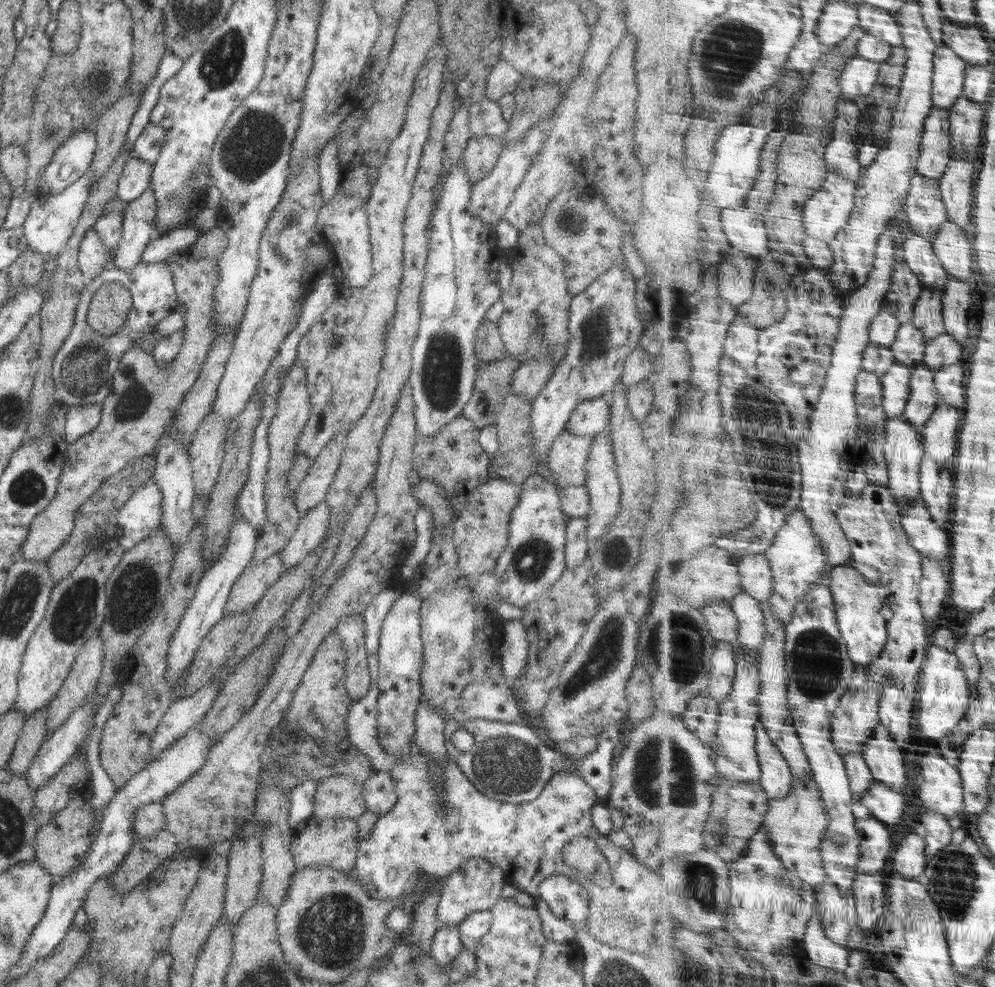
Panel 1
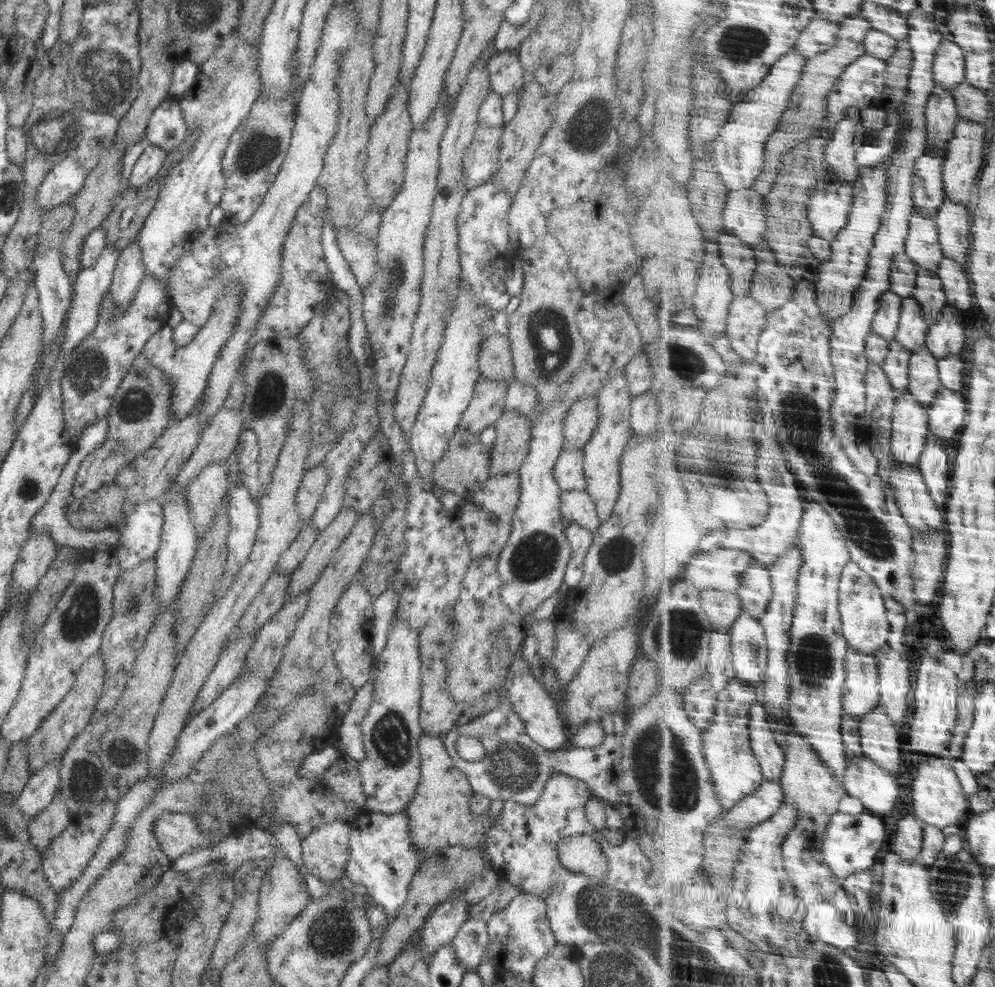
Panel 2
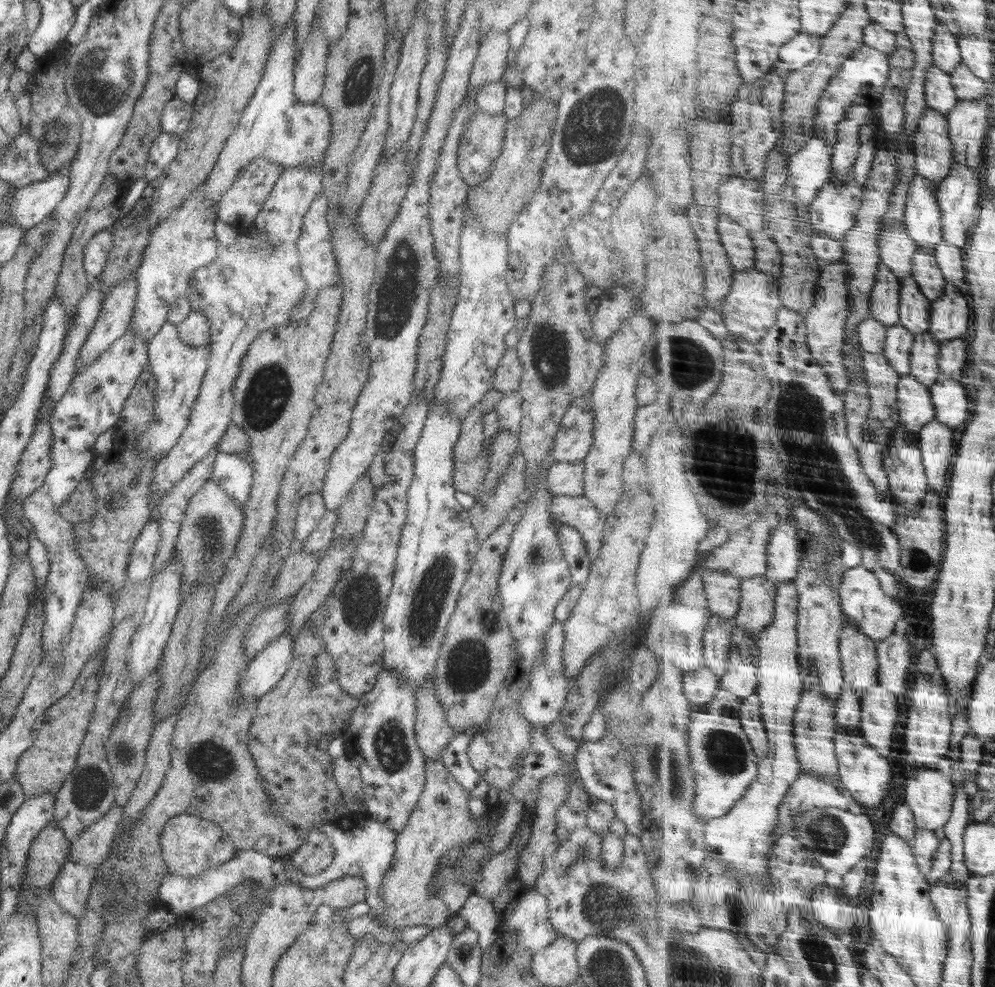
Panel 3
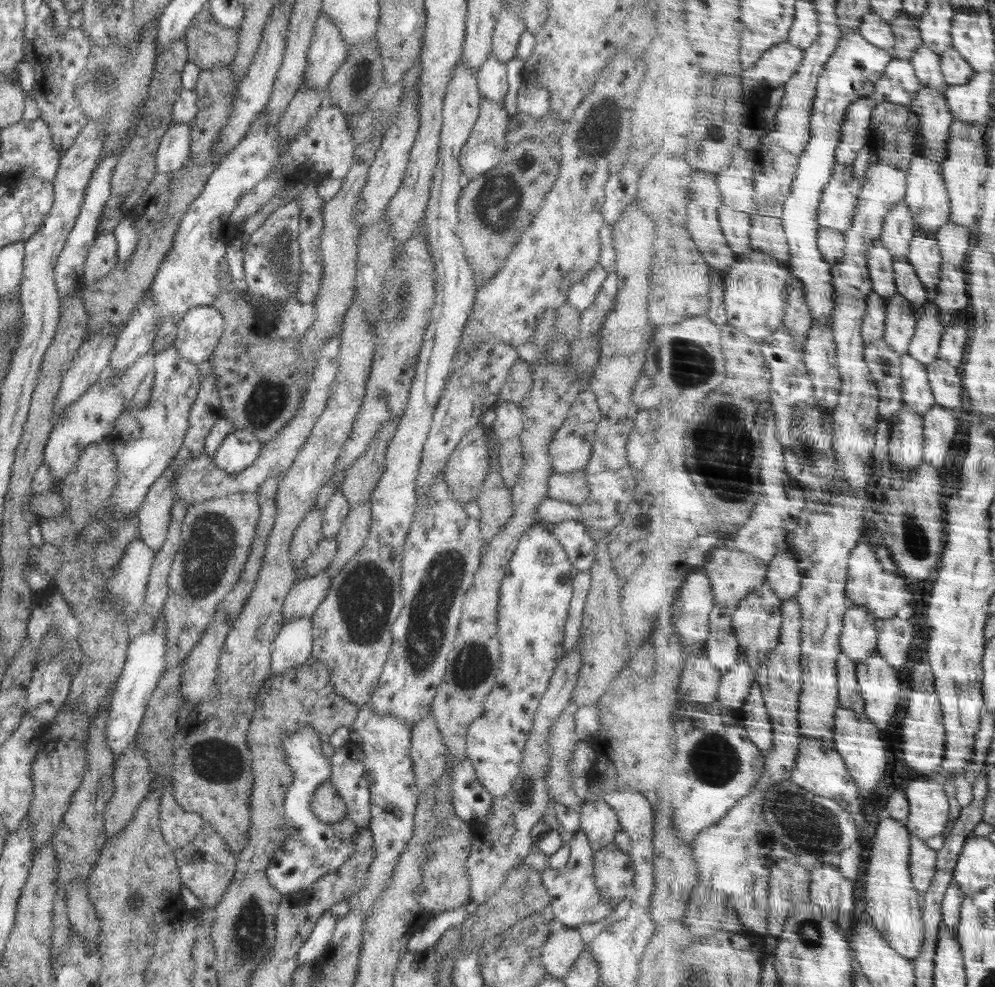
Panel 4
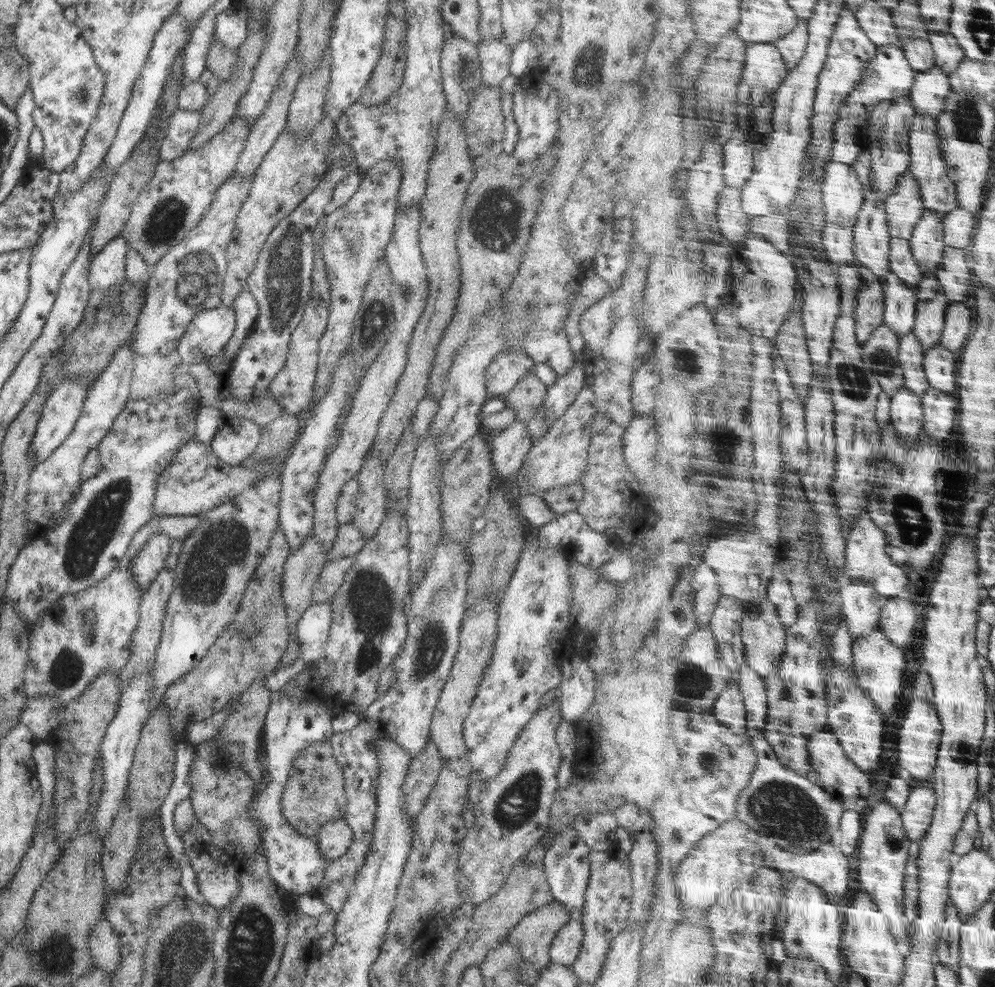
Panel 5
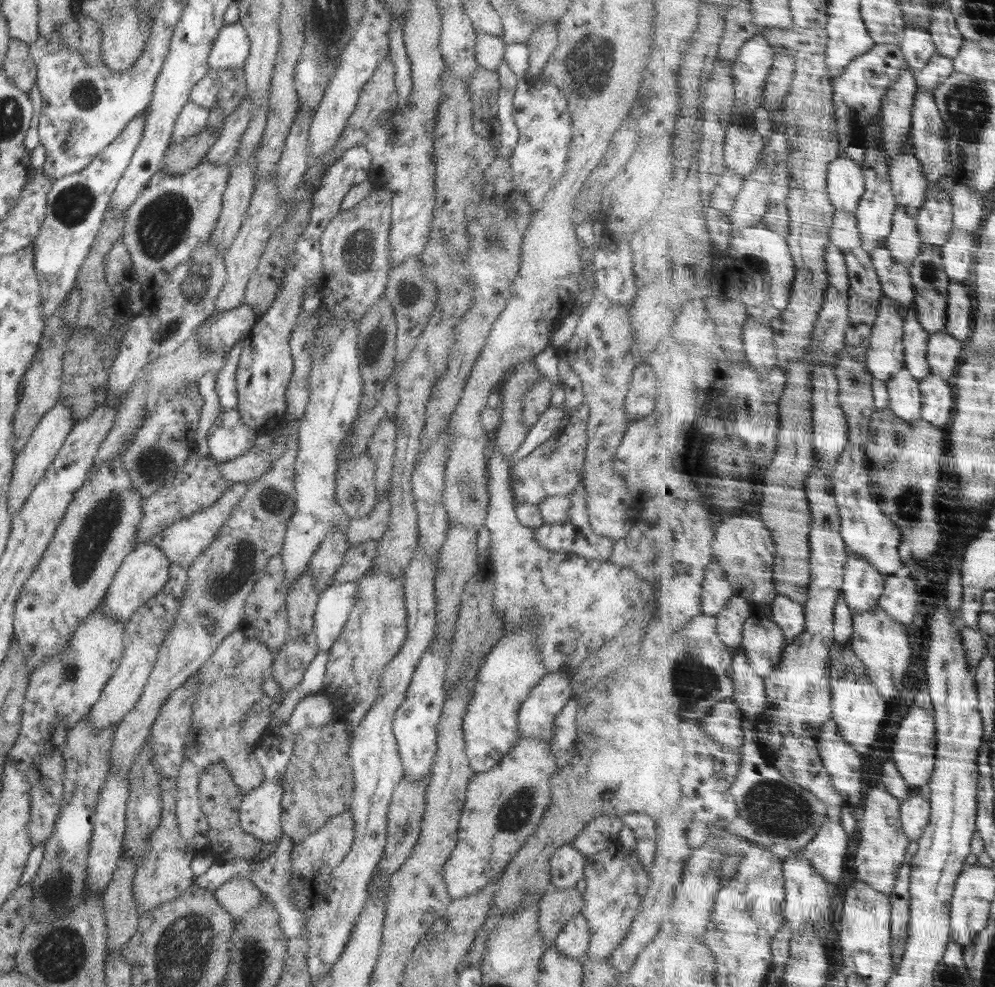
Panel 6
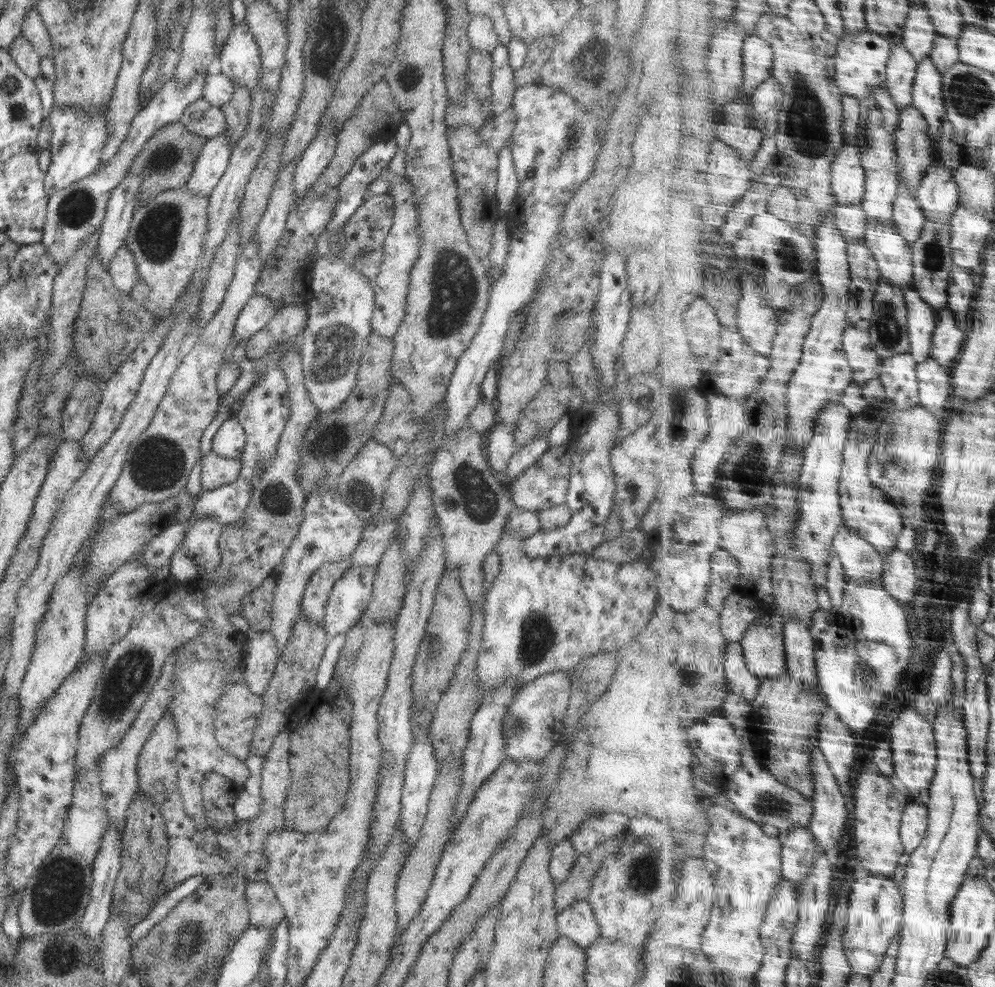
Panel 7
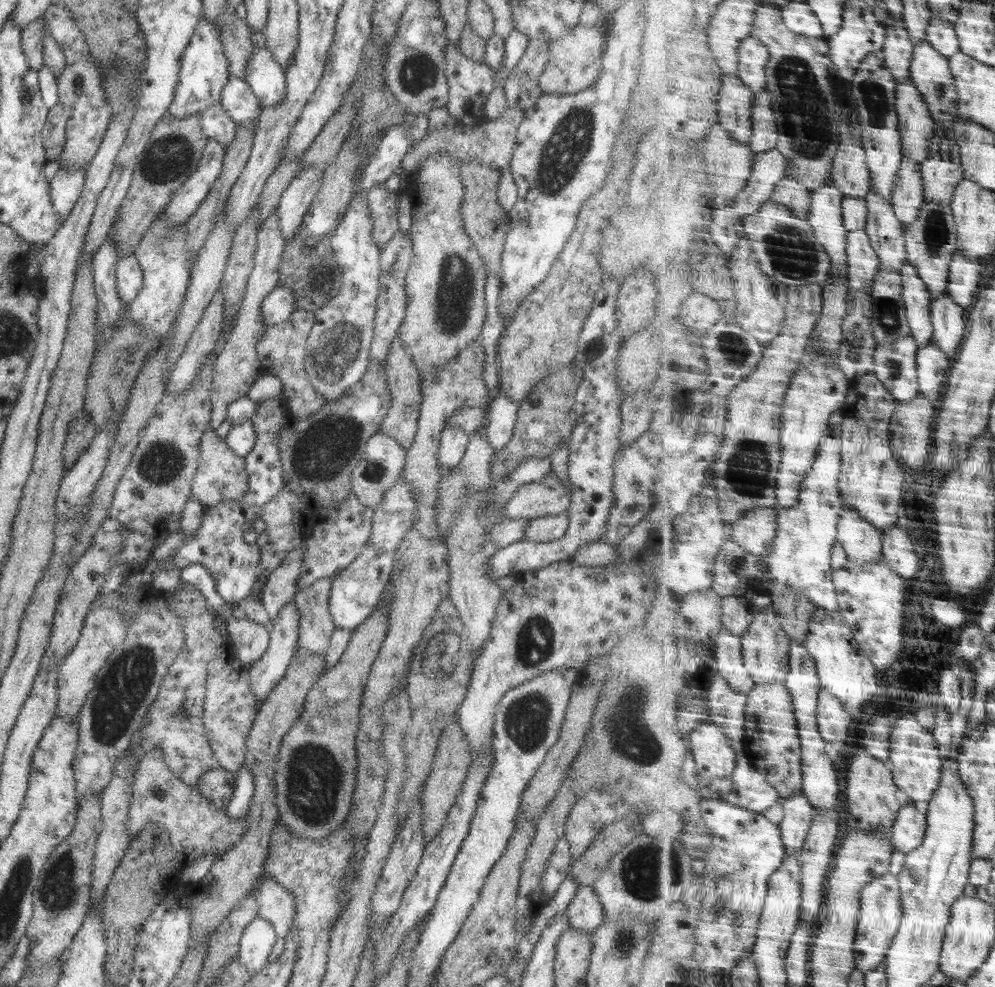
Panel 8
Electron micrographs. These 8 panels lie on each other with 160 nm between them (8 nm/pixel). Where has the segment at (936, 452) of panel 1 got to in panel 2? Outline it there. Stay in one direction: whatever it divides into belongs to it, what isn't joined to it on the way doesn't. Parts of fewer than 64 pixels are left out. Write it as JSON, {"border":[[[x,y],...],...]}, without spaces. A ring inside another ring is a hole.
{"border":[[[943,386],[941,394],[929,410],[930,430],[944,441],[951,441],[966,424],[966,416],[968,402],[964,394]]]}

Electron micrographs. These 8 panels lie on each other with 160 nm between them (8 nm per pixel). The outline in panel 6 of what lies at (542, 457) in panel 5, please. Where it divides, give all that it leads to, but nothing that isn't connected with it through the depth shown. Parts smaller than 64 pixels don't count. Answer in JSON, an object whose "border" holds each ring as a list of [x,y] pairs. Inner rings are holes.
{"border":[[[586,403],[567,409],[555,435],[540,444],[532,454],[513,463],[510,483],[516,503],[539,505],[547,497],[570,495],[582,485],[581,475],[588,444],[588,418],[589,406]]]}

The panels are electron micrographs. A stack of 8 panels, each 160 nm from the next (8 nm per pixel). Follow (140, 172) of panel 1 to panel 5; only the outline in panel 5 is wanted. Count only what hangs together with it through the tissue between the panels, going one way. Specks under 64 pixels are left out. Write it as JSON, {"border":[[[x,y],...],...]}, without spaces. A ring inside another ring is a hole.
{"border":[[[176,108],[169,117],[167,135],[161,140],[160,159],[172,162],[180,158],[193,141],[201,119],[201,111],[188,111]]]}

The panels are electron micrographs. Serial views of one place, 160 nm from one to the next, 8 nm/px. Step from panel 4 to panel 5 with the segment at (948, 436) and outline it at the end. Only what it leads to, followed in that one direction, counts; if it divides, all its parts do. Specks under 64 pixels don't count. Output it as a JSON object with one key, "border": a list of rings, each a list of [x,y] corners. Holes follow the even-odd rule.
{"border":[[[930,387],[923,398],[925,406],[925,432],[940,442],[946,452],[946,438],[952,434],[958,416],[958,400],[939,388]]]}

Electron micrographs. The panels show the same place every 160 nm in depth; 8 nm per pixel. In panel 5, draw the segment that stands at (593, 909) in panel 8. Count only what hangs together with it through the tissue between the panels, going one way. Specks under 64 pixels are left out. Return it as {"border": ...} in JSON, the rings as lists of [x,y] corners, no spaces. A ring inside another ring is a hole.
{"border":[[[574,918],[556,934],[550,946],[550,961],[558,965],[571,967],[582,948],[584,938],[580,919]]]}

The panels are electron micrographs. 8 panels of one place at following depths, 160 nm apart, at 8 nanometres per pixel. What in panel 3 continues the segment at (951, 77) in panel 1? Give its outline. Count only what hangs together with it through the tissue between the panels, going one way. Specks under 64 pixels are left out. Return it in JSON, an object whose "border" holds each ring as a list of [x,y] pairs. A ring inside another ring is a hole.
{"border":[[[938,26],[938,29],[936,29],[933,51],[935,64],[951,74],[955,72],[964,61],[958,37],[952,34],[946,26]]]}

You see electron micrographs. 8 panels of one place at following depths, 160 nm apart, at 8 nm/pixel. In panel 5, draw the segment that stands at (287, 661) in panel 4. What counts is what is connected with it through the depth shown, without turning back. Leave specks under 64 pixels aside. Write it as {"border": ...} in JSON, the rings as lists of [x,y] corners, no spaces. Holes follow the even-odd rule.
{"border":[[[330,599],[310,605],[295,624],[295,638],[299,642],[302,660],[316,661],[323,653],[333,619]]]}

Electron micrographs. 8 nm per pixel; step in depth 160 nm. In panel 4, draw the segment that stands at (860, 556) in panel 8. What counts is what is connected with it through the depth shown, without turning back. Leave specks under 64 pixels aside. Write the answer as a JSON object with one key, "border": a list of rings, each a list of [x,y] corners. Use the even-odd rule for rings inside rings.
{"border":[[[854,603],[845,616],[841,636],[843,652],[857,664],[873,656],[879,648],[880,625],[881,620],[865,604]]]}

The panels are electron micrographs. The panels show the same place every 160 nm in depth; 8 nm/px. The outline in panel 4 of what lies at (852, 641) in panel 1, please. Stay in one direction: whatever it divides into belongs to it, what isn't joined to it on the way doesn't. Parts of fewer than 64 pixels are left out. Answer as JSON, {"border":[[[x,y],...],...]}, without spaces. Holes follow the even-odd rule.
{"border":[[[866,538],[853,550],[851,556],[851,569],[848,578],[848,598],[852,605],[865,604],[880,620],[894,618],[904,606],[914,602],[914,594],[910,592],[906,577],[899,571],[884,571],[876,550],[868,544]]]}

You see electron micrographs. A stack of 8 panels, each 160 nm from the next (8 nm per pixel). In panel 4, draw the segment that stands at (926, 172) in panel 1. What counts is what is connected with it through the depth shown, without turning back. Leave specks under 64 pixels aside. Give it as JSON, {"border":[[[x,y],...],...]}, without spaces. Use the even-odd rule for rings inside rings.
{"border":[[[925,44],[914,55],[912,62],[917,67],[917,75],[921,78],[923,86],[931,86],[947,93],[951,84],[946,80],[941,54]]]}

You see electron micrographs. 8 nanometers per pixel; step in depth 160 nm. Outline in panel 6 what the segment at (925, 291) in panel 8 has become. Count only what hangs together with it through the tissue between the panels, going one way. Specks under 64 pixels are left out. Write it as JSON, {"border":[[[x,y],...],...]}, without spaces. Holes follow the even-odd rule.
{"border":[[[914,304],[911,313],[905,320],[905,358],[910,372],[919,380],[925,380],[932,373],[929,361],[929,342],[932,334],[922,326],[917,305]]]}

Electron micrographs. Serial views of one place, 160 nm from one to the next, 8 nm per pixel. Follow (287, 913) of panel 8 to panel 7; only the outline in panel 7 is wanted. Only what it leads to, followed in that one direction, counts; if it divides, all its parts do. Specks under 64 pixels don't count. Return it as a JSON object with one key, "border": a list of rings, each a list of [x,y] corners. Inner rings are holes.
{"border":[[[249,881],[245,897],[251,926],[275,928],[286,918],[283,906],[268,881]]]}

